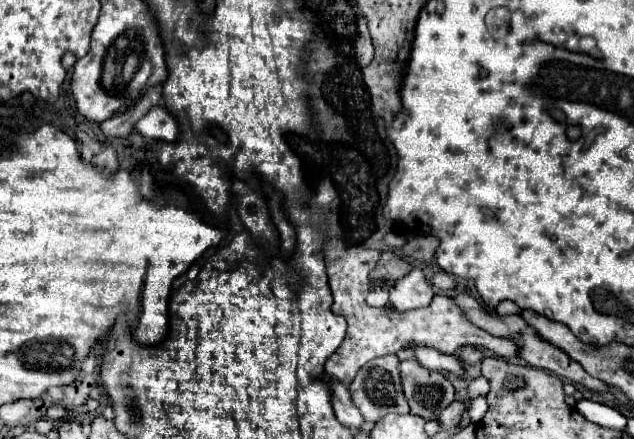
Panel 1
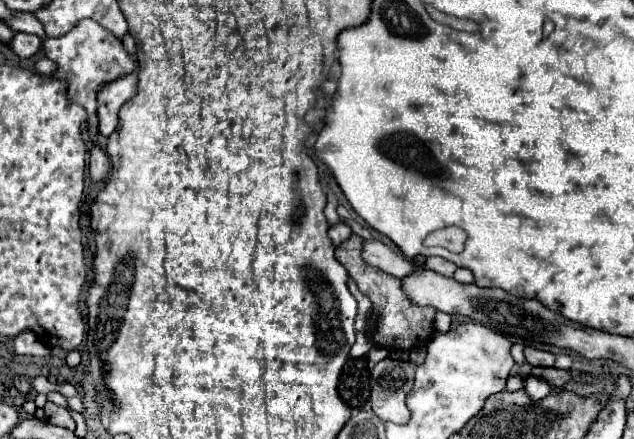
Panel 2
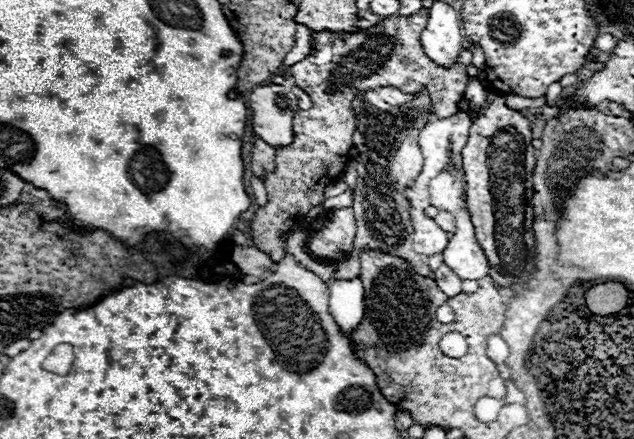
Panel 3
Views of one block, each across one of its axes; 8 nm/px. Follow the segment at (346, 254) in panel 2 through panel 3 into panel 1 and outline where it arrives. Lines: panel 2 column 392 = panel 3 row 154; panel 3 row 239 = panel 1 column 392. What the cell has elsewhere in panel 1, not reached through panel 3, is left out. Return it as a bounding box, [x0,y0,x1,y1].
[370,252,412,282]

